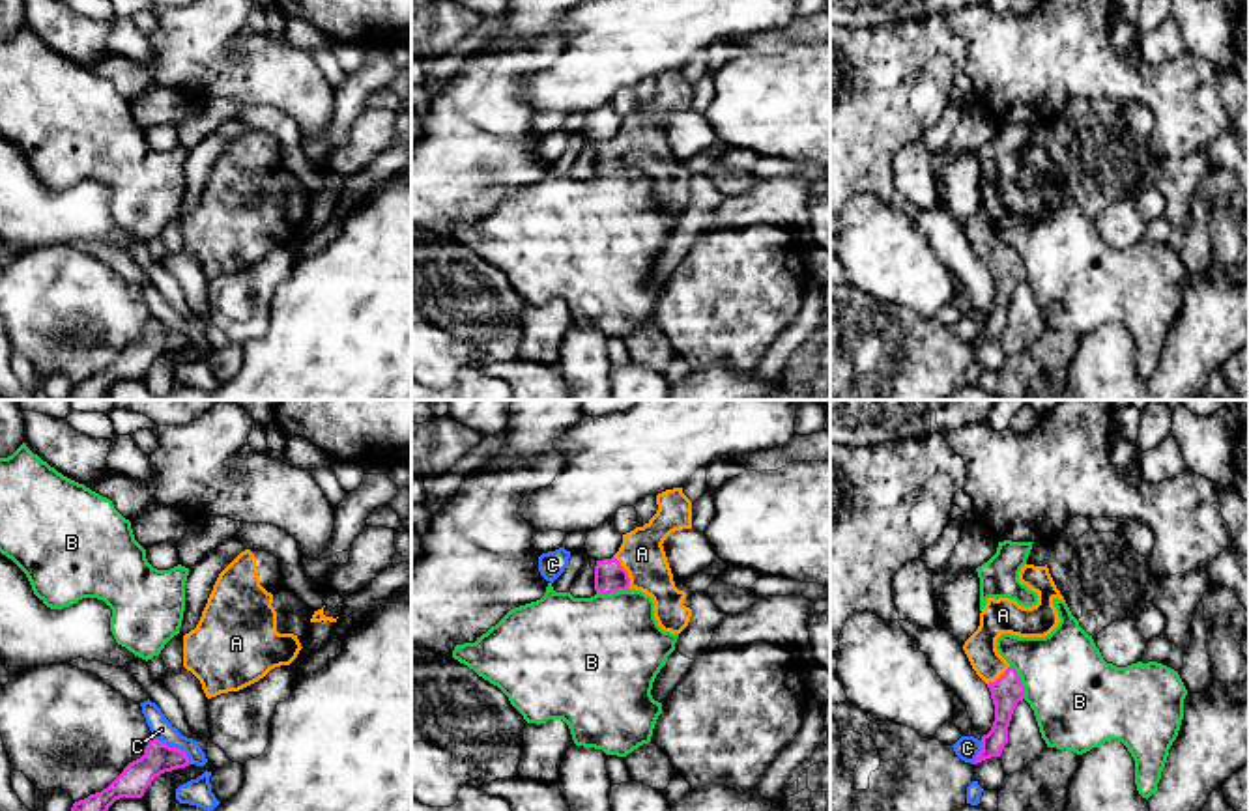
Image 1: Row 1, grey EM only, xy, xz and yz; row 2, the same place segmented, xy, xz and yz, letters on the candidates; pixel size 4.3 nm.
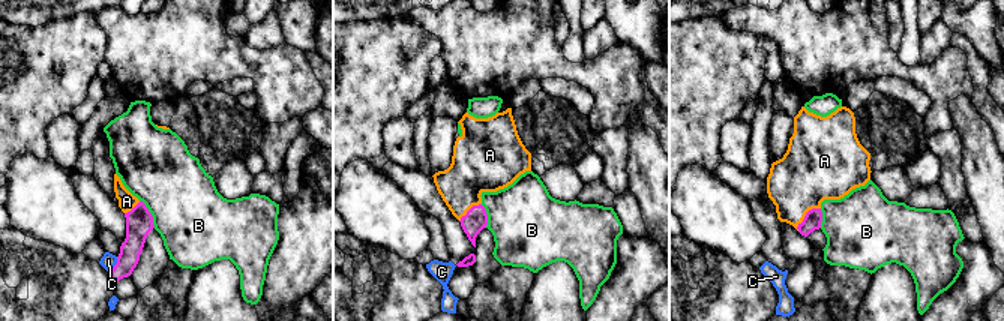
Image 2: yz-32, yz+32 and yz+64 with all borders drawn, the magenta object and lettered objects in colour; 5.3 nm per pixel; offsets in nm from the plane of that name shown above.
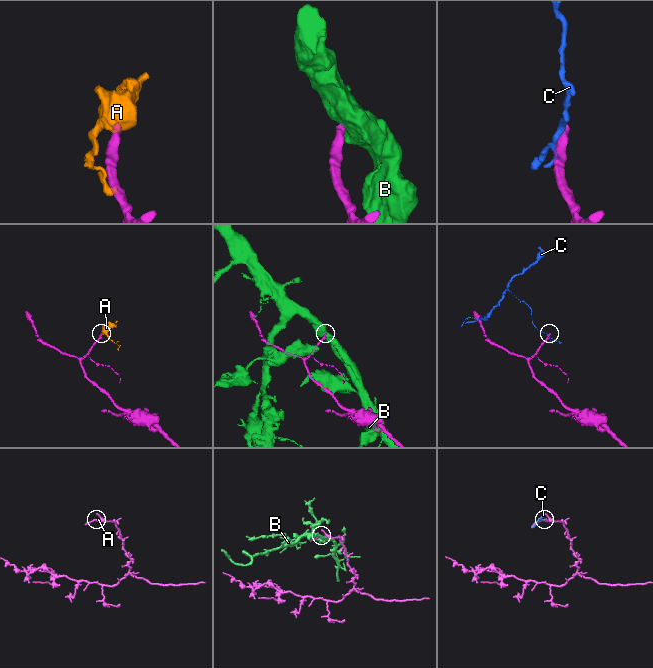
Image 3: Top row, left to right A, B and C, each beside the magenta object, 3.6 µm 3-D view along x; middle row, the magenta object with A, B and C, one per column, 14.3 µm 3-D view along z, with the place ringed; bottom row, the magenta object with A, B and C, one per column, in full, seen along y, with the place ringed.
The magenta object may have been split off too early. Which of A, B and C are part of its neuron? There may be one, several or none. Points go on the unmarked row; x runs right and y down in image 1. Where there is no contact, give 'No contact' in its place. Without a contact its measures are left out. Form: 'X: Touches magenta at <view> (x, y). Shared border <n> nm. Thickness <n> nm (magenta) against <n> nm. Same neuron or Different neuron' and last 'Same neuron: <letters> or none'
A: Touches magenta at xz (627, 154). Shared border 160 nm. Thickness 140 nm (magenta) against 190 nm. Same neuron
B: Touches magenta at yz (1021, 264). Shared border 160 nm. Thickness 140 nm (magenta) against 400 nm. Different neuron
C: Touches magenta at xy (174, 329). Shared border 200 nm. Thickness 140 nm (magenta) against 90 nm. Different neuron
Same neuron: A

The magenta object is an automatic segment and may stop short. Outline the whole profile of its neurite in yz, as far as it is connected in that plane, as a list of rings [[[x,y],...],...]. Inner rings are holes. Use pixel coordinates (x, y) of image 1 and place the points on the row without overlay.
[[[1025,146],[1019,163],[1038,176],[1038,185],[1023,189],[1010,179],[987,179],[980,194],[978,211],[965,222],[963,232],[976,252],[987,265],[995,286],[995,303],[987,316],[982,318],[982,333],[974,346],[1000,338],[1008,325],[1008,308],[1019,282],[1025,280],[1025,267],[1017,252],[998,235],[997,221],[1002,215],[1019,219],[1045,219],[1060,204],[1053,181],[1064,181],[1056,170],[1047,146]]]

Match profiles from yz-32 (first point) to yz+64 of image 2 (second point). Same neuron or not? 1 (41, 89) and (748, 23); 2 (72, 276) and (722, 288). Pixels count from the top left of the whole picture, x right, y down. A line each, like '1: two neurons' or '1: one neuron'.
1: two neurons
2: one neuron

